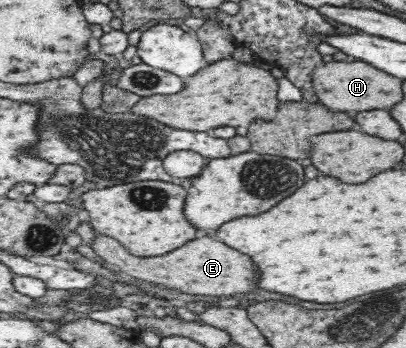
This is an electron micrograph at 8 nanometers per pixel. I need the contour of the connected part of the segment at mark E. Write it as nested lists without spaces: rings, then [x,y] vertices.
[[[96,235],[91,248],[105,261],[107,266],[120,274],[132,275],[135,279],[150,281],[154,284],[168,285],[169,289],[177,289],[190,295],[244,297],[246,293],[252,291],[252,287],[258,285],[258,279],[260,279],[260,273],[248,255],[230,249],[228,245],[224,245],[212,237],[194,239],[188,245],[182,245],[162,257],[134,256],[126,251],[122,244],[102,235]]]

